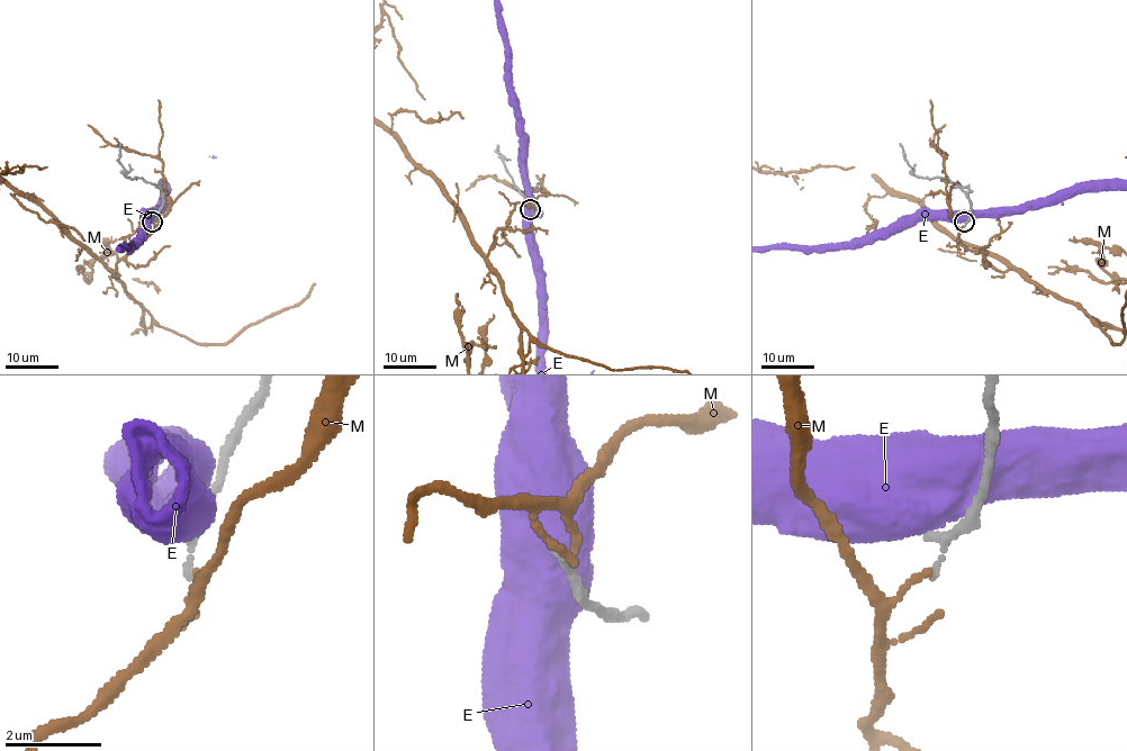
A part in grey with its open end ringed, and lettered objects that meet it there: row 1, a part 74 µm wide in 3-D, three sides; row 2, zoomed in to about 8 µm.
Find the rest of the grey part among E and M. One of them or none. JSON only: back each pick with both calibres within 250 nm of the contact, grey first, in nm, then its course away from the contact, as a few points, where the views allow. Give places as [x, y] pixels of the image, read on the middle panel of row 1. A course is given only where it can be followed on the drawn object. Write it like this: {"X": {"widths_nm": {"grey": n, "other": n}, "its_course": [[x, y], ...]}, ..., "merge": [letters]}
{"merge": []}

